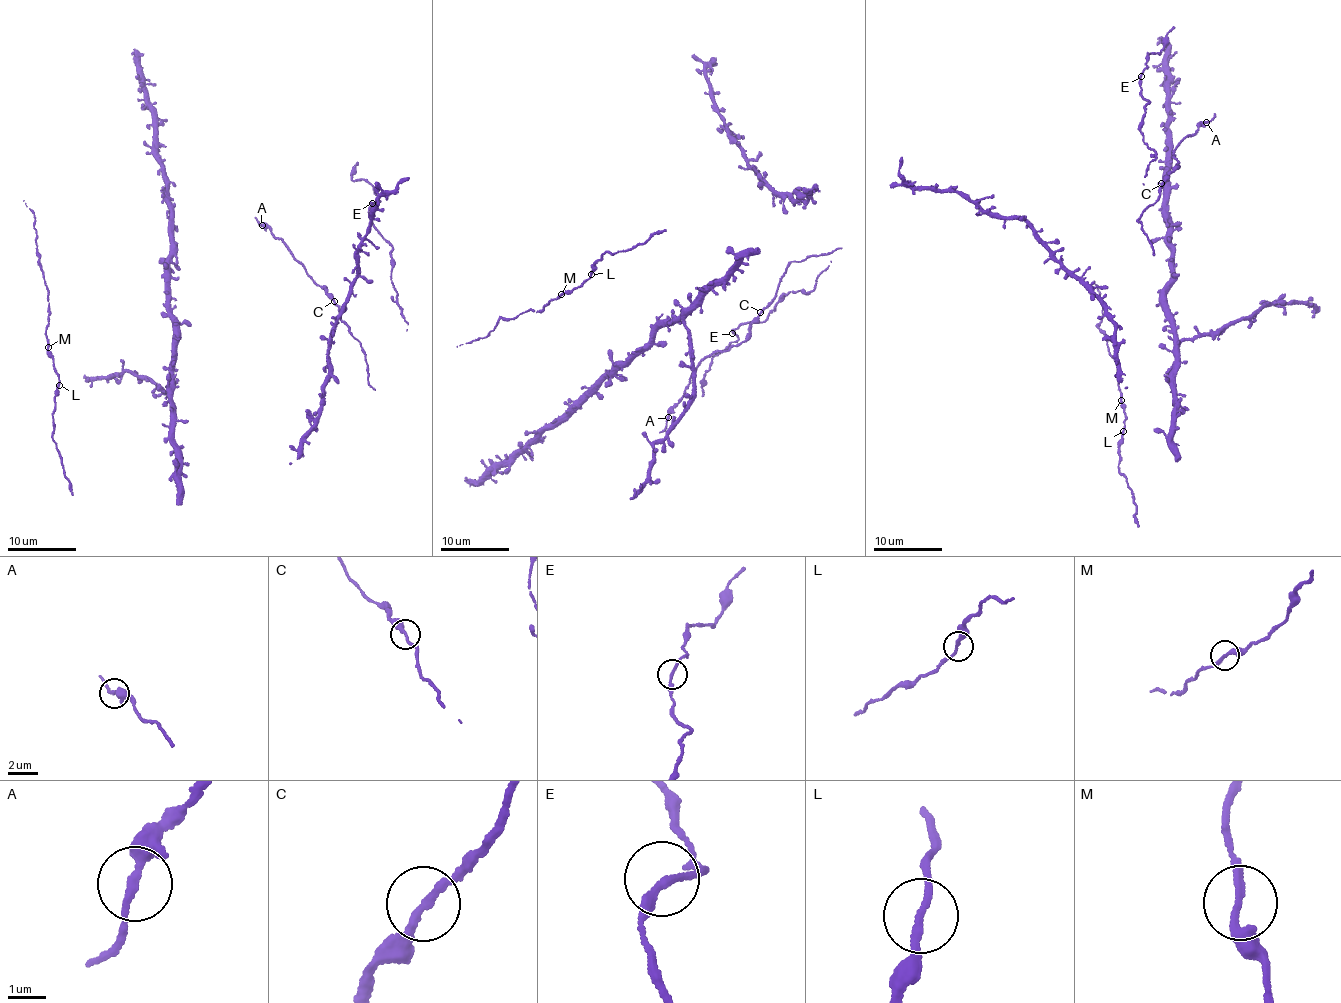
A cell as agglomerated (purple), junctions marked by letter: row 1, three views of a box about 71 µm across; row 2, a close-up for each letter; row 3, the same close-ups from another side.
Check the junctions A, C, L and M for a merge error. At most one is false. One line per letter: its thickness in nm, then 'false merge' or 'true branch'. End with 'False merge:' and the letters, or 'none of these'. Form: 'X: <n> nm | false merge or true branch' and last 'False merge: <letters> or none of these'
A: 240 nm | true branch
C: 190 nm | true branch
L: 180 nm | true branch
M: 190 nm | true branch
False merge: none of these

